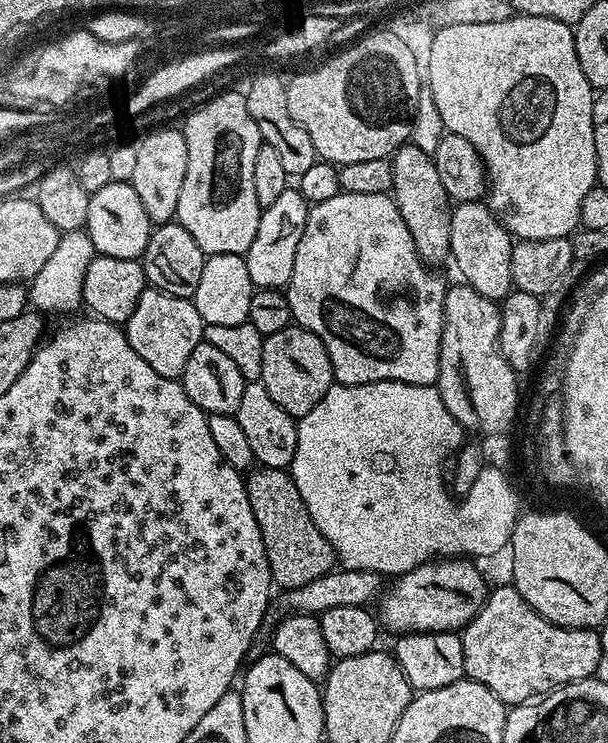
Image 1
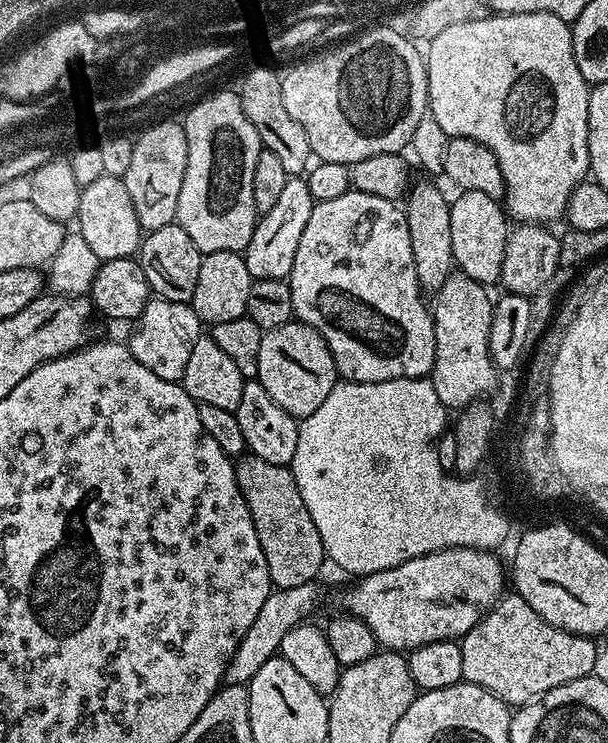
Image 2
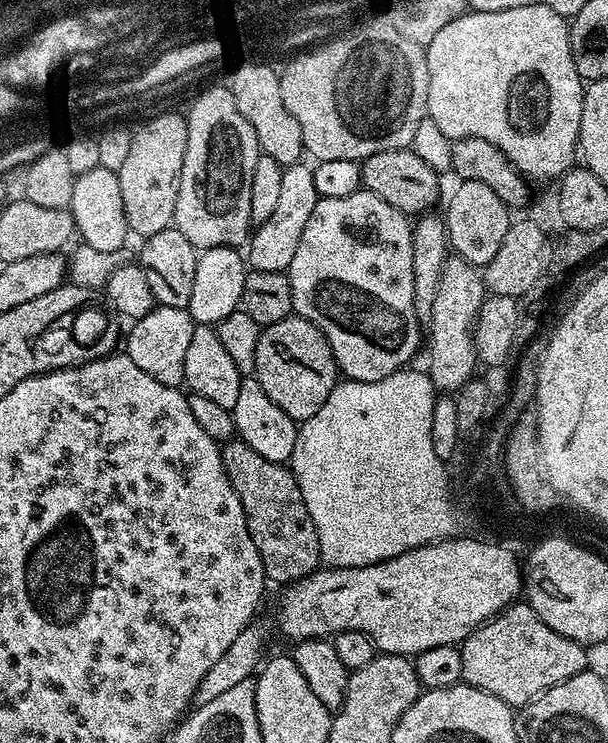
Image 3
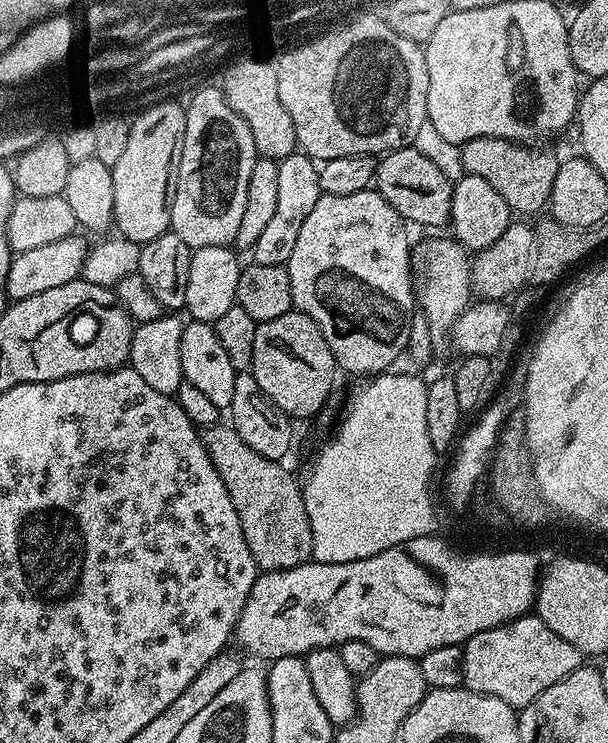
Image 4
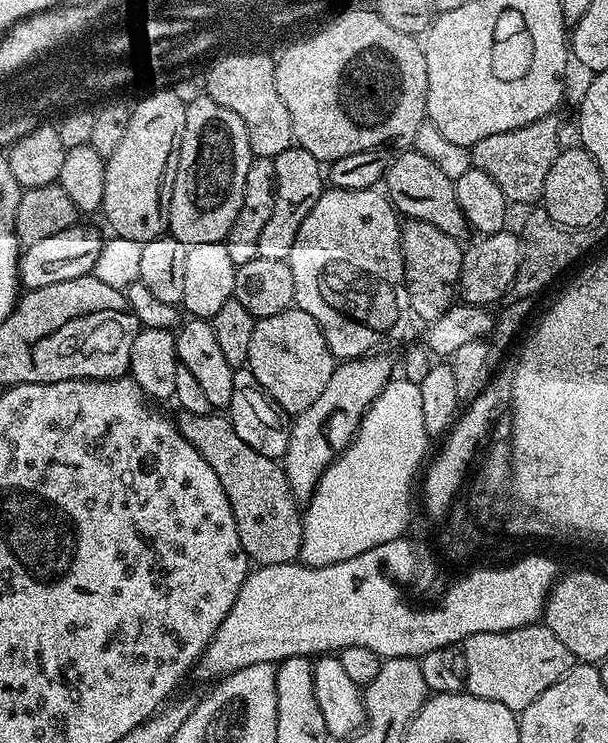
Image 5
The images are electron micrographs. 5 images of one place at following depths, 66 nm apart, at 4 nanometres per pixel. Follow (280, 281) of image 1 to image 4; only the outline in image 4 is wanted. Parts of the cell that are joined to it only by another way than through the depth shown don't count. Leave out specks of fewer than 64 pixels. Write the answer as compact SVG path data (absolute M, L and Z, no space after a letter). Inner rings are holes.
M297 150L279 161L278 203L266 230L262 230L258 242L250 250L251 259L266 266L287 265L290 254L294 254L294 242L298 238L298 233L302 231L302 222L306 222L310 210L314 210L314 202L318 202L321 194L320 170L317 161L311 156Z

